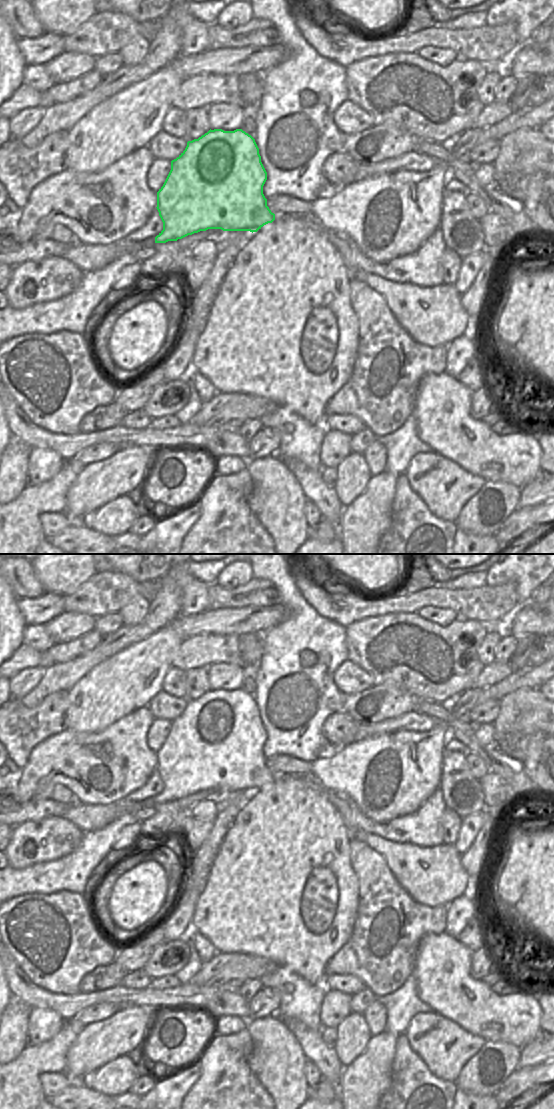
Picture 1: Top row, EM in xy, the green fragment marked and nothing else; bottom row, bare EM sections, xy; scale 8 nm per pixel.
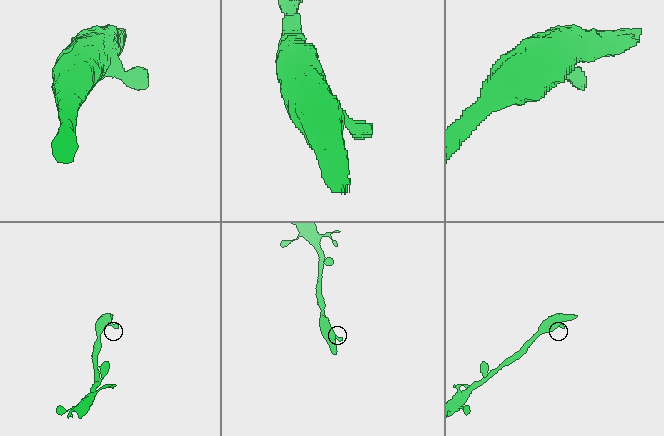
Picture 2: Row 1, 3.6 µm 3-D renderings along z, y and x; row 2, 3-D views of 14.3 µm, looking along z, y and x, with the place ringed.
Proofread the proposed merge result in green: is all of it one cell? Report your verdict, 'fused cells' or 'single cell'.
single cell

